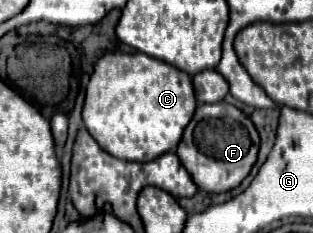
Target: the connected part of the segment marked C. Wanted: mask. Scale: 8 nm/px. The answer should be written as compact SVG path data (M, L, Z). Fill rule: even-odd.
M141 52L106 53L94 67L94 75L90 77L82 119L90 135L108 151L126 161L152 161L168 151L176 149L180 143L180 135L184 127L190 123L196 111L196 97L192 87L192 77L160 59Z

